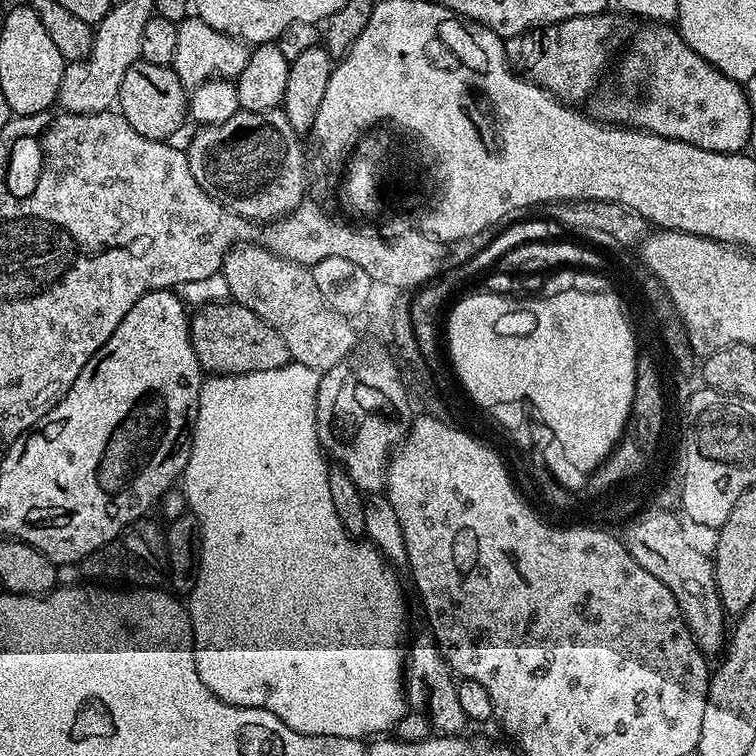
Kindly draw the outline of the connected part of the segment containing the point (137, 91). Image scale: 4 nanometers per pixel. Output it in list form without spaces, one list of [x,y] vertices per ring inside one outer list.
[[[139,59],[130,65],[122,78],[118,97],[118,111],[121,116],[142,134],[151,140],[165,142],[173,139],[172,135],[183,126],[188,116],[189,93],[178,74],[167,64],[155,64]]]

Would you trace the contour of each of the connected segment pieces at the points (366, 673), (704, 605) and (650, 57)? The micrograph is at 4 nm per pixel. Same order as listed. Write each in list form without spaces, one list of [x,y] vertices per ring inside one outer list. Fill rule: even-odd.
[[[290,362],[278,370],[251,372],[241,376],[212,374],[200,385],[198,414],[196,424],[192,427],[192,449],[182,477],[187,507],[200,523],[198,582],[186,600],[188,617],[192,623],[192,653],[196,659],[198,678],[202,678],[208,689],[222,698],[222,702],[230,702],[230,706],[270,710],[270,714],[278,714],[286,726],[302,734],[376,738],[391,733],[406,713],[404,596],[400,593],[397,569],[380,555],[373,544],[349,536],[338,518],[338,510],[334,510],[334,498],[330,498],[328,481],[330,464],[316,437],[316,391],[320,378],[321,373],[317,369]]]
[[[657,508],[651,511],[648,514],[641,513],[627,523],[624,541],[629,555],[670,590],[700,650],[706,654],[711,654],[719,647],[720,650],[726,640],[726,613],[717,592],[715,563],[709,555],[707,557],[688,542],[673,511],[666,512]]]
[[[660,22],[644,26],[620,64],[620,80],[625,93],[595,97],[595,115],[601,121],[690,142],[690,146],[711,152],[740,154],[749,147],[754,108],[748,103],[741,81],[726,78],[714,65],[694,54],[675,27]]]

